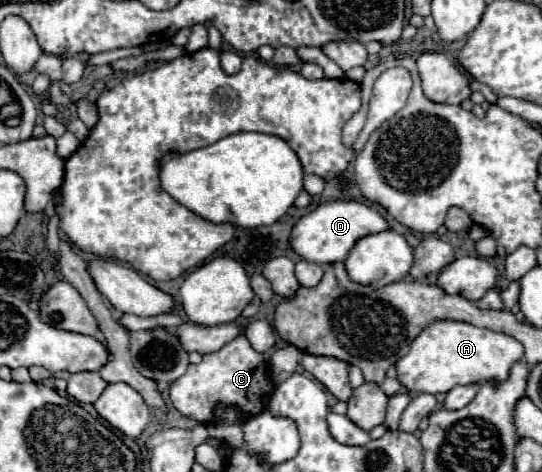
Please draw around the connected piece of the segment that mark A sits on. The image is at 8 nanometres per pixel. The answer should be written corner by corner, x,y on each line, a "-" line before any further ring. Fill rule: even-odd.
434,322
410,346
410,352
398,360
398,380
412,394
450,392
454,386
508,380
510,368
524,358
524,346
508,334
478,328
466,322

